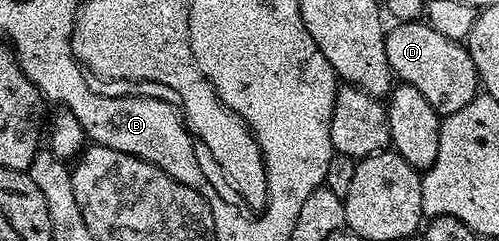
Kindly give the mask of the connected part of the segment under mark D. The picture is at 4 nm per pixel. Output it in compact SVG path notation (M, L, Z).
M398 22L393 26L395 28L391 27L386 34L388 66L401 83L416 86L416 90L428 98L428 106L432 106L439 117L456 114L456 110L479 95L478 71L468 50L459 41L436 34L436 30L425 22Z

